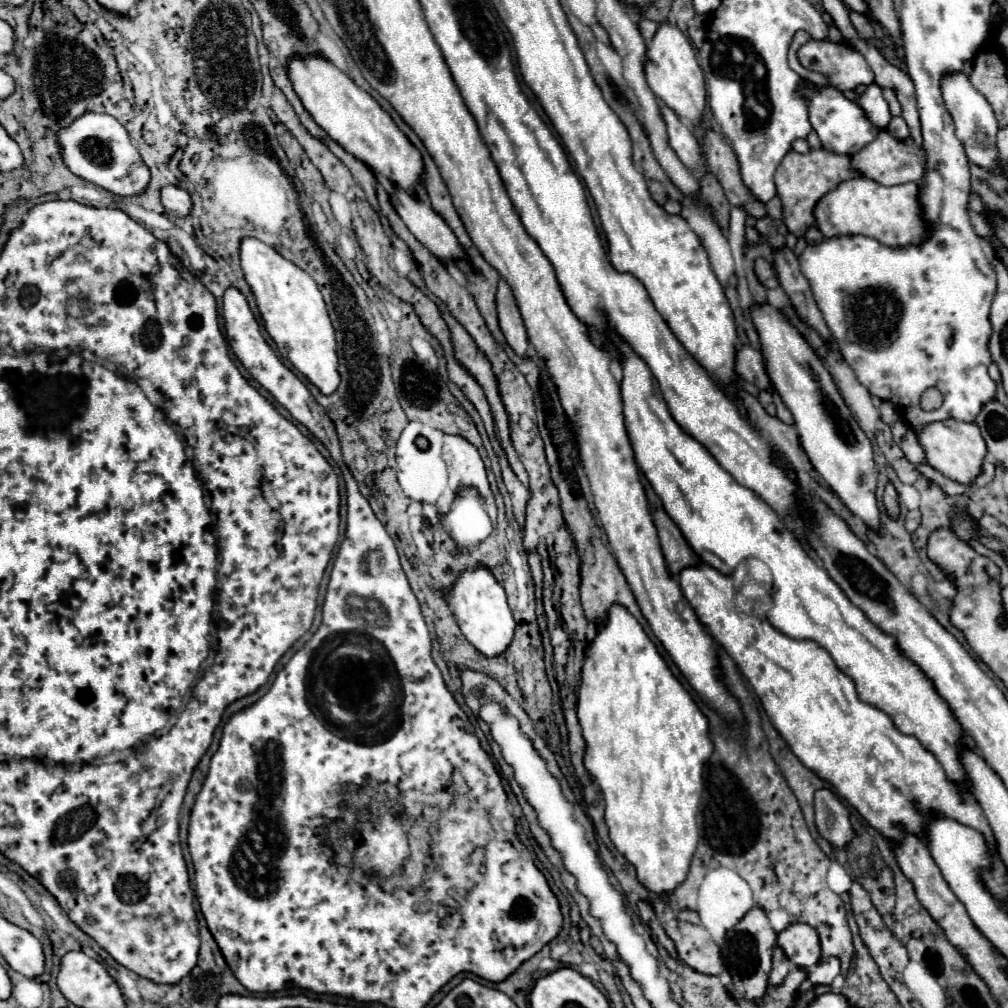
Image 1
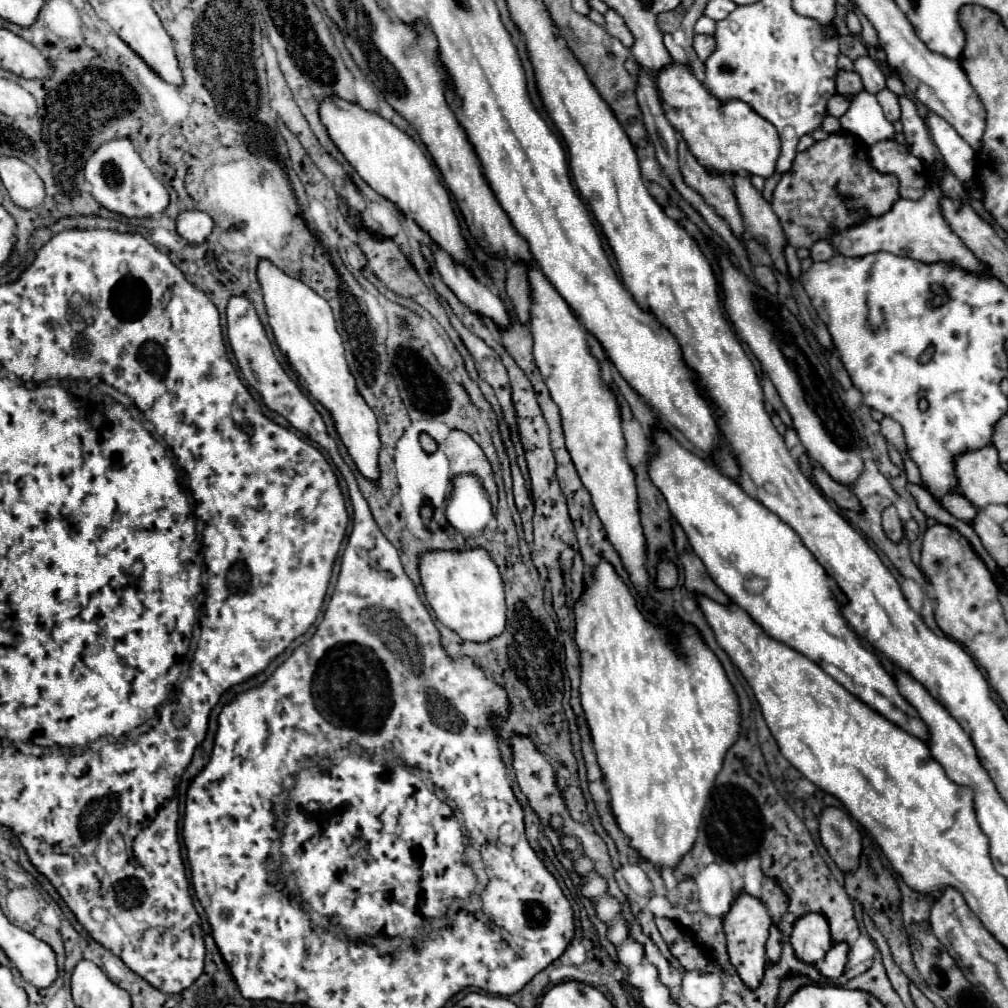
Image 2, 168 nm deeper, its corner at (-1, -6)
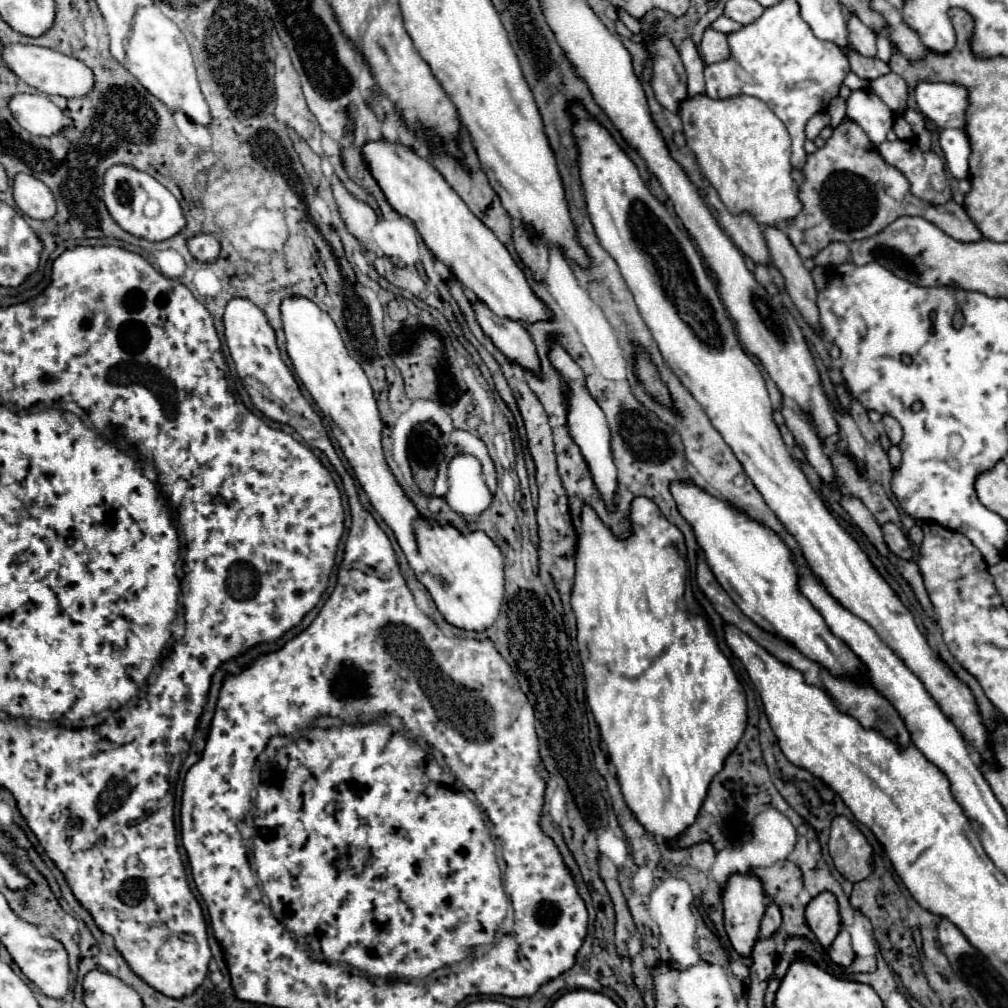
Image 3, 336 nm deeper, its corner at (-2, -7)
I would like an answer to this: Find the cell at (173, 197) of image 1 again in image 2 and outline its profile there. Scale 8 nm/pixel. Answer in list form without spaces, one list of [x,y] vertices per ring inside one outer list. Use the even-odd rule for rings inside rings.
[[[187,210],[187,212],[181,212],[177,218],[177,232],[189,244],[197,246],[205,242],[207,236],[213,232],[213,220],[205,212]]]

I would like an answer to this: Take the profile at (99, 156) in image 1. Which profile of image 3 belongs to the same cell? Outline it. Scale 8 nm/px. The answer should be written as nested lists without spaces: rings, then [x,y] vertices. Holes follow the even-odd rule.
[[[126,165],[110,167],[110,171],[106,171],[104,175],[102,191],[104,191],[102,199],[112,219],[124,231],[136,237],[144,237],[150,241],[164,241],[176,235],[186,225],[178,199],[162,183],[158,183],[152,175],[138,171],[136,167],[126,167]]]

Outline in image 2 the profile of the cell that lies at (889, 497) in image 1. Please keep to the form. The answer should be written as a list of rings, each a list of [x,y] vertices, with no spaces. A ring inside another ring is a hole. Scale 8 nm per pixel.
[[[895,506],[885,508],[885,512],[883,512],[883,530],[885,530],[885,534],[887,534],[887,538],[891,542],[895,542],[895,544],[901,542],[901,538],[903,538],[903,522],[899,520]]]

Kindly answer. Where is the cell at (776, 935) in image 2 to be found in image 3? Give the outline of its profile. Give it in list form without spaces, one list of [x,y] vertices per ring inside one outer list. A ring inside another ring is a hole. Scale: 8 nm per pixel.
[[[770,903],[766,907],[766,913],[762,917],[762,925],[760,925],[760,939],[770,939],[778,929],[780,929],[780,923],[782,923],[782,917],[780,917],[780,911],[774,903]]]

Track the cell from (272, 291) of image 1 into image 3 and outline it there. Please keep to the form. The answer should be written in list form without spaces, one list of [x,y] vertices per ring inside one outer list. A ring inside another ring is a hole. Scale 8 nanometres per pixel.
[[[300,295],[282,299],[280,317],[286,333],[286,351],[296,375],[328,419],[358,483],[366,491],[378,515],[394,531],[394,537],[402,547],[412,571],[432,595],[442,617],[450,625],[466,631],[484,631],[486,627],[492,627],[494,619],[498,619],[500,605],[504,603],[505,569],[500,549],[482,531],[462,535],[450,525],[440,527],[436,523],[432,529],[430,521],[418,515],[416,507],[406,497],[384,461],[384,425],[372,395],[372,387],[362,367],[348,355],[332,317],[326,315],[326,311],[322,311],[312,299]]]

